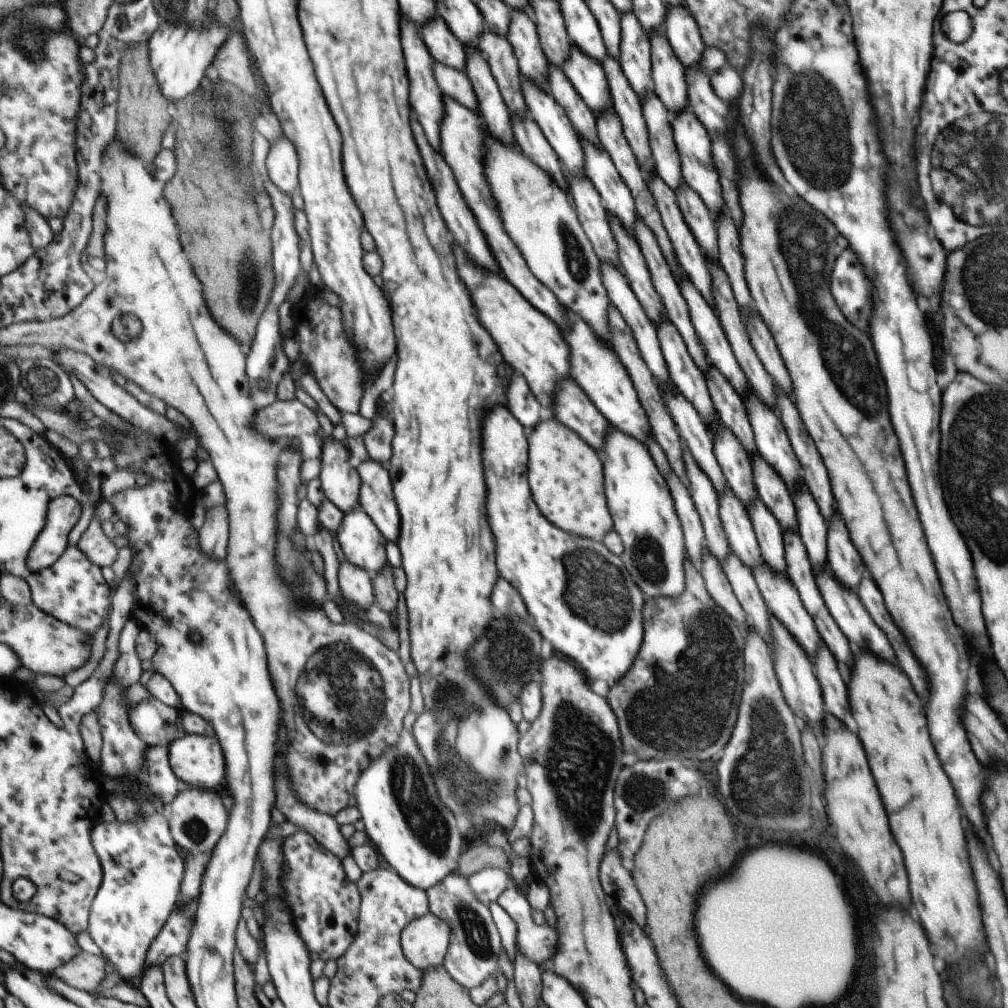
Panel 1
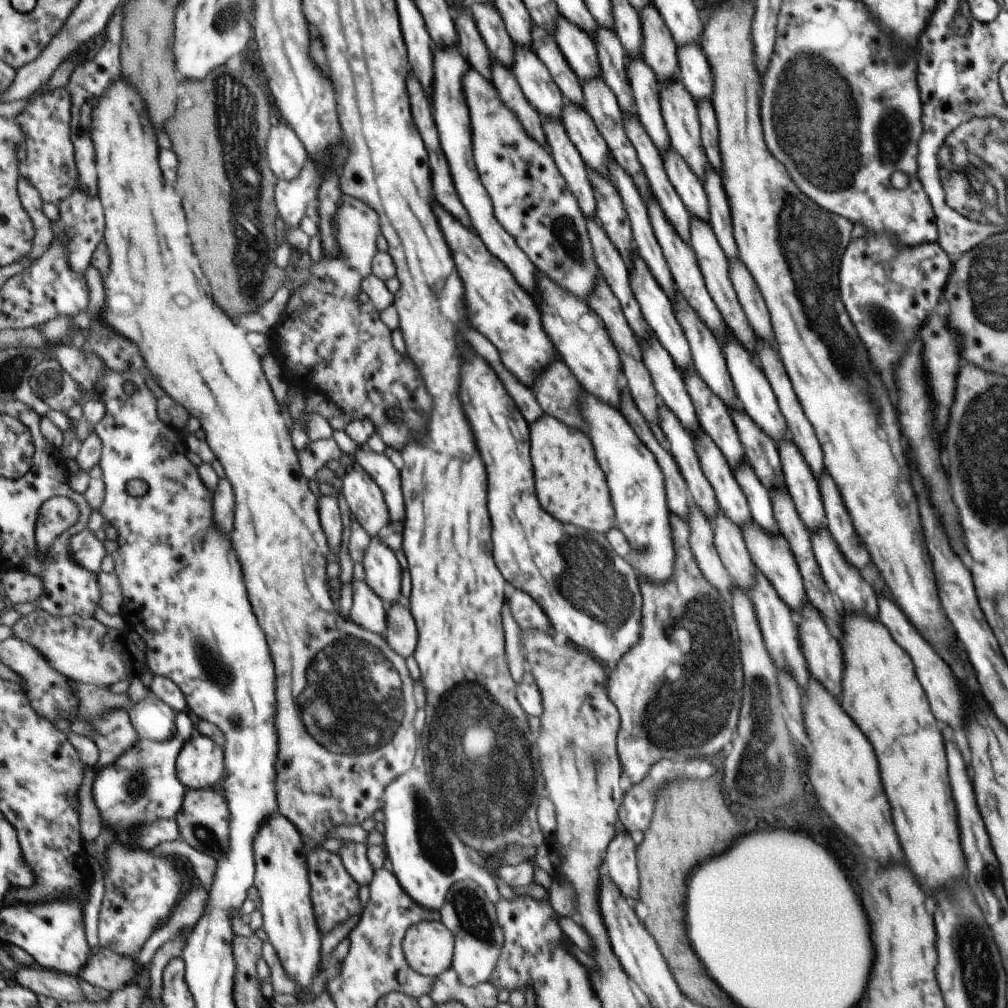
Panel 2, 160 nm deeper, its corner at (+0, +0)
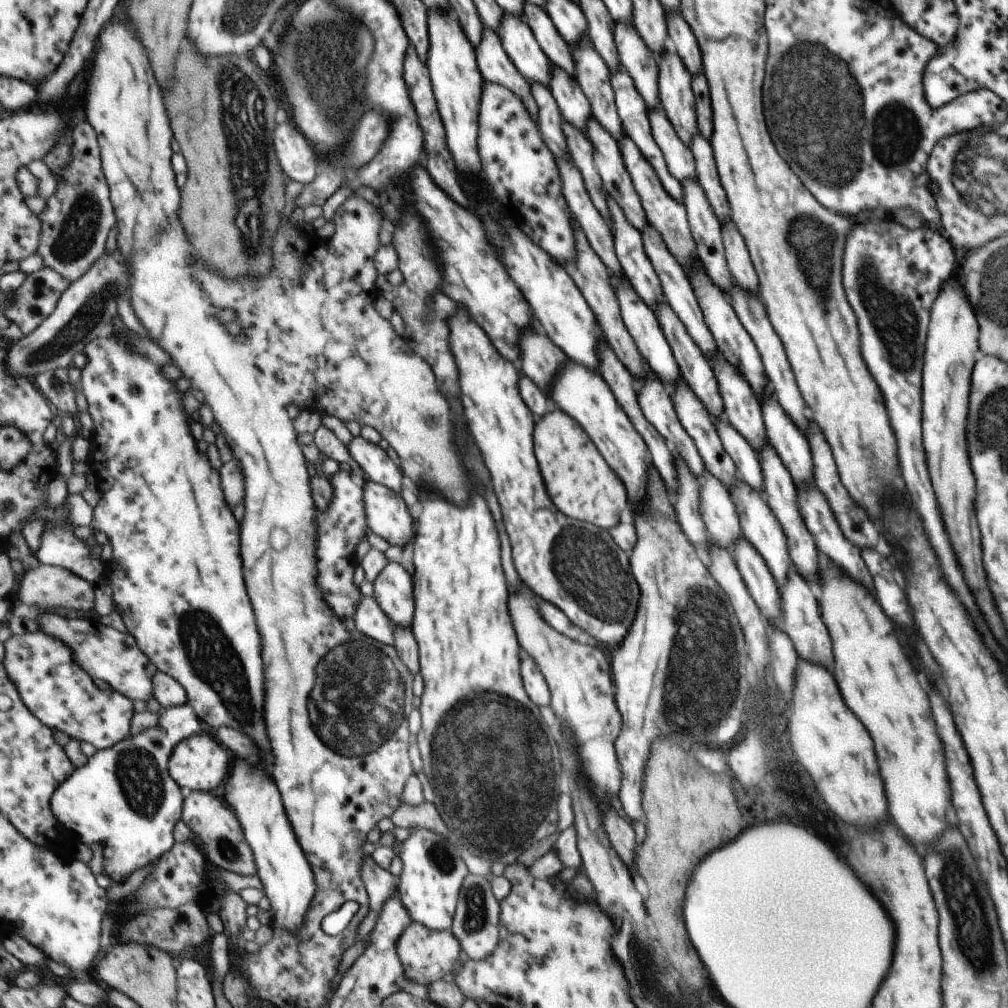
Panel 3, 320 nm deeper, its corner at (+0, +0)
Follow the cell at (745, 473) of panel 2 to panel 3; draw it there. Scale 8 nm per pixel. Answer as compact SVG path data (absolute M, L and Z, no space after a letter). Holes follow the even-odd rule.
M725 418L712 419L723 450L731 457L739 478L751 488L761 490L762 474L756 450L741 433Z

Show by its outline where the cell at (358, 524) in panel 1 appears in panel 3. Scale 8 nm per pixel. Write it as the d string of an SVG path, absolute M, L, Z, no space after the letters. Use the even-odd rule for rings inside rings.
M390 562L373 587L376 601L393 624L412 628L416 616L413 575L402 564Z

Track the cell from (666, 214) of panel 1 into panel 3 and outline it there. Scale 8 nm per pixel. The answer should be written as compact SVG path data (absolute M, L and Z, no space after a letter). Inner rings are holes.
M619 66L619 69L610 72L610 85L613 91L616 113L621 121L624 134L633 141L633 144L637 146L639 152L643 155L643 158L645 158L645 160L651 165L651 168L655 171L655 174L657 175L661 186L665 189L665 192L667 192L673 200L682 204L682 186L676 178L673 178L673 176L669 174L661 150L657 148L657 144L655 144L655 141L651 136L651 127L648 121L648 110L645 101L641 98L641 95L634 87L630 74Z

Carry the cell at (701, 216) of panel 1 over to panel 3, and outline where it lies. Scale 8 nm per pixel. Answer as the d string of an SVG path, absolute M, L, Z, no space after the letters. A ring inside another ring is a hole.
M659 106L648 110L651 136L661 150L669 174L679 182L695 177L694 160L689 147L675 134L673 125Z

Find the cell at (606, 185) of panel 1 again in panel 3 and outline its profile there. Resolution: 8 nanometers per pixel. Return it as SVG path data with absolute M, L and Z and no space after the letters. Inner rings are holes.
M550 64L550 68L547 88L560 110L563 121L571 123L584 134L585 121L591 115L588 100L574 77L555 65Z

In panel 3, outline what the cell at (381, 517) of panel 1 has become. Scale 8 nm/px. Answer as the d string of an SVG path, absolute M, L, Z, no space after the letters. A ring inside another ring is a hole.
M363 436L353 437L348 447L354 459L360 464L361 470L367 474L367 480L388 486L396 493L401 492L405 485L405 474L401 466L397 466L383 448L377 443L369 442L369 439Z

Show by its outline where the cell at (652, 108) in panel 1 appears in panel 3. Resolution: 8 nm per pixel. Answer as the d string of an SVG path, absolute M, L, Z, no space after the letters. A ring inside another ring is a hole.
M614 23L613 32L619 66L630 74L647 110L659 106L655 54L643 44L633 23Z

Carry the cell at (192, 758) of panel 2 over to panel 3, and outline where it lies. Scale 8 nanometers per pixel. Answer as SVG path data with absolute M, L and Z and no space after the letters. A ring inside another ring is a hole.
M203 733L186 738L176 746L175 752L172 754L169 770L172 777L186 791L213 792L221 784L225 784L232 764L233 759L229 758L229 752L219 742L215 742L209 734Z

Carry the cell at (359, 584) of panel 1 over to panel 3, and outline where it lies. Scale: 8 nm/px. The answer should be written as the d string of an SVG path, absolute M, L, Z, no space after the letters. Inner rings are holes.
M375 597L364 598L357 607L354 616L357 630L372 639L394 646L396 643L396 626L385 614Z

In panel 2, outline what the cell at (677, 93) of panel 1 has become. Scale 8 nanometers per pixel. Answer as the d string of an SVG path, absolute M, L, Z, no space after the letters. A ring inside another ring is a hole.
M654 5L640 8L643 26L643 44L640 56L655 73L660 86L673 78L673 70L678 65L675 58L675 44L667 25Z

